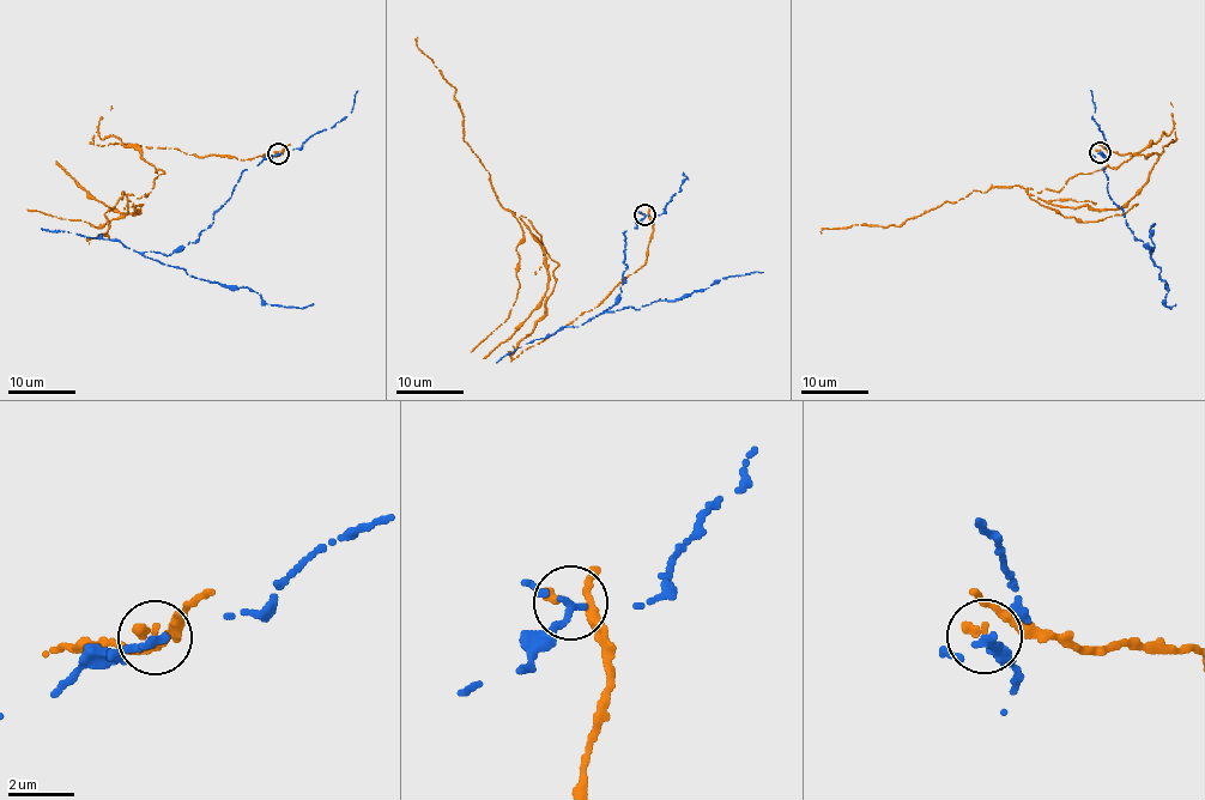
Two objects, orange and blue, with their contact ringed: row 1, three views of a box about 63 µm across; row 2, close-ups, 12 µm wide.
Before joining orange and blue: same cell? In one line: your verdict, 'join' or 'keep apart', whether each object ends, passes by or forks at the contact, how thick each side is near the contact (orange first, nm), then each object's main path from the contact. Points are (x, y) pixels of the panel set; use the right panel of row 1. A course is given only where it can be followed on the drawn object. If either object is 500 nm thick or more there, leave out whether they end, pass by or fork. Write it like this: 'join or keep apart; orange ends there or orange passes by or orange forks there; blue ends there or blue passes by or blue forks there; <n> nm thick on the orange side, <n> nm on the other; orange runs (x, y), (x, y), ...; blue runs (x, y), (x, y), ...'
keep apart; orange passes by; blue passes by; 130 nm thick on the orange side, 200 nm on the other; orange runs (1100, 151), (1145, 159), (1176, 134), (1037, 198), (992, 187), (898, 225), (819, 231); blue runs (1100, 151), (1107, 193), (1137, 238), (1154, 248), (1150, 259), (1169, 288), (1163, 304), (1176, 303)

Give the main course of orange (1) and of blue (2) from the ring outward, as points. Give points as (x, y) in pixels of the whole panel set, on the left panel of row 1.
1: (278, 153), (101, 146), (96, 132), (163, 173), (133, 202), (123, 192), (108, 236), (90, 243)
2: (278, 153), (241, 173), (193, 242), (144, 255), (194, 278), (250, 288), (271, 305), (313, 303)

